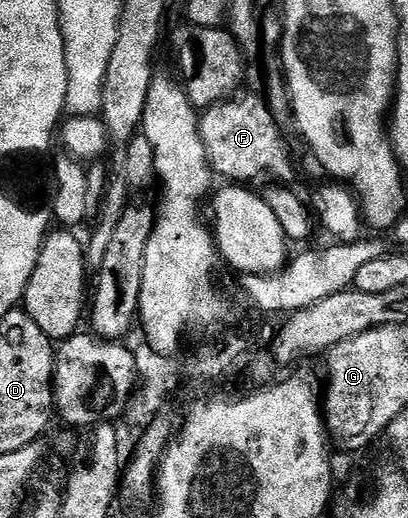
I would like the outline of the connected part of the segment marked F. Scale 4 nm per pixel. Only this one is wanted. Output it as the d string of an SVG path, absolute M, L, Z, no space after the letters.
M236 94L202 112L199 136L207 150L207 161L212 172L216 176L224 175L227 178L224 180L235 185L251 185L254 179L263 179L266 175L276 184L290 184L295 175L295 163L283 136L284 128L276 121L262 94L243 94Z

